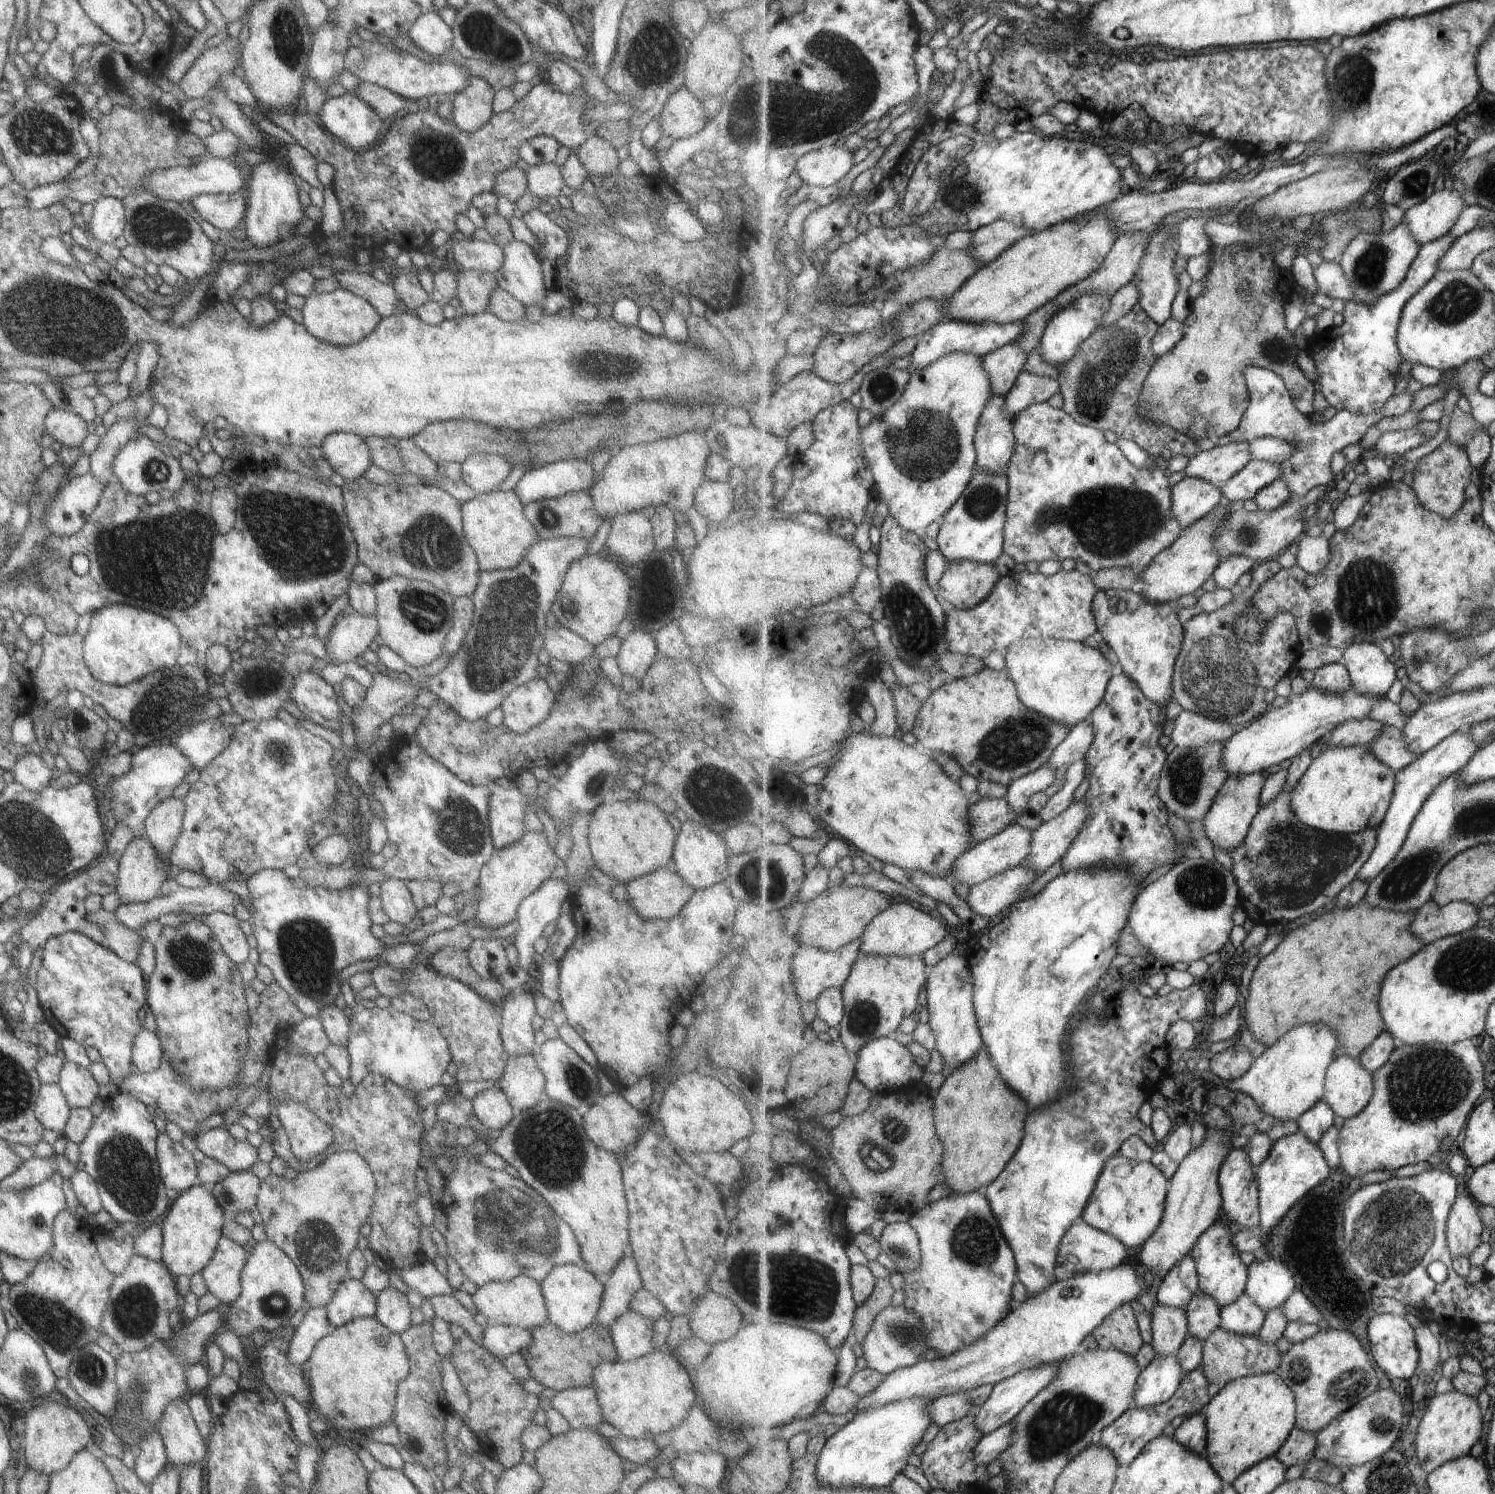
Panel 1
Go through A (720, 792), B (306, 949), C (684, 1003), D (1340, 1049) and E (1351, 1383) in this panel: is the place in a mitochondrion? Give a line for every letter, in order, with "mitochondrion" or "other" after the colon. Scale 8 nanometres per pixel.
A: mitochondrion
B: mitochondrion
C: other
D: other
E: mitochondrion

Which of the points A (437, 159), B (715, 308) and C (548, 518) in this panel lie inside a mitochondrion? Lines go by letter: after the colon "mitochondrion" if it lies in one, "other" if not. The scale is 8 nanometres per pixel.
A: mitochondrion
B: other
C: mitochondrion

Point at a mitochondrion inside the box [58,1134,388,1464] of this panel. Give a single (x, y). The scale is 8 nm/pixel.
(135, 1309)

